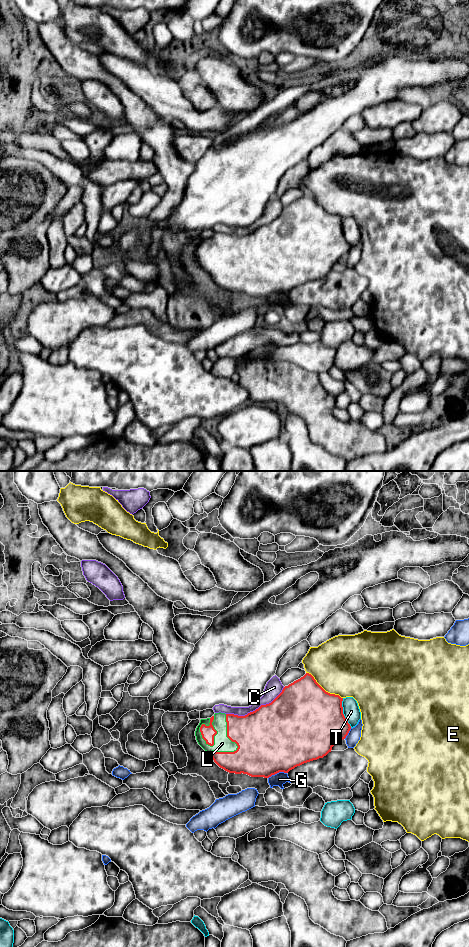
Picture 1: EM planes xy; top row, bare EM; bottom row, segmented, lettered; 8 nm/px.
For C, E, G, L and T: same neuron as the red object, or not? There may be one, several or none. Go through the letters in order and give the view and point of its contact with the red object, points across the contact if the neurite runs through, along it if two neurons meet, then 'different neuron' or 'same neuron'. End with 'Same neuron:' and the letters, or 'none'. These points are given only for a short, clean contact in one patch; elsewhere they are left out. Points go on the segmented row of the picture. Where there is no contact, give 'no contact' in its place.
C: meets red in xy at (256, 709); different neuron
E: meets red in xy at (323, 689); different neuron
G: meets red in xy at (277, 772); different neuron
L: meets red in xy at (216, 732); same neuron
T: meets red in xy at (342, 713); different neuron
Same neuron: L

